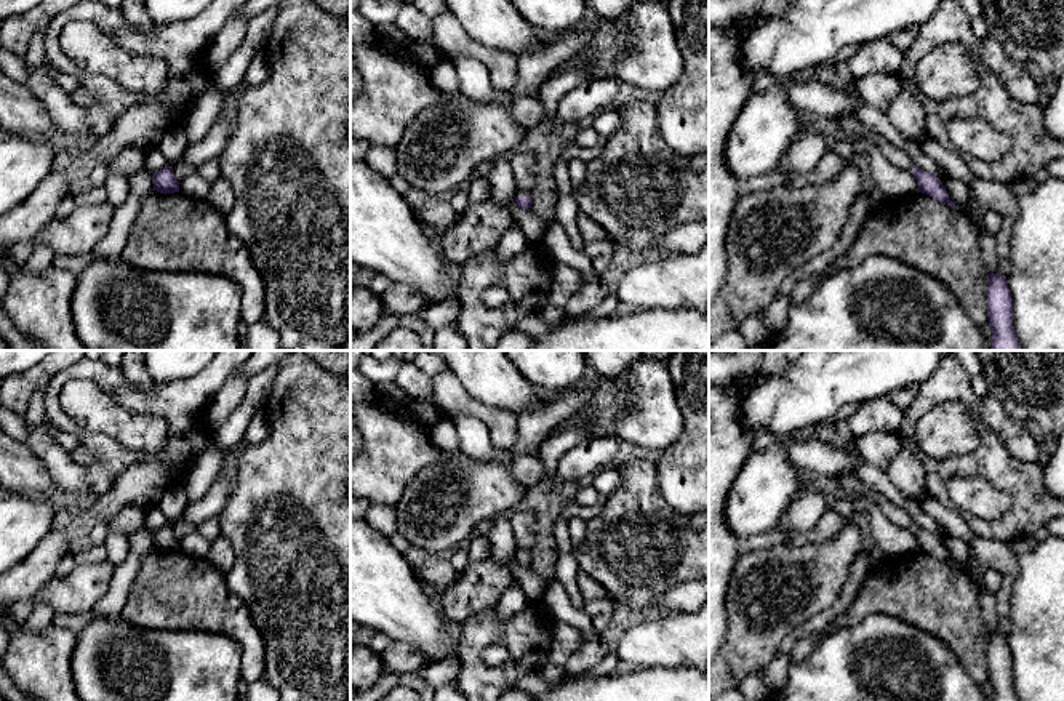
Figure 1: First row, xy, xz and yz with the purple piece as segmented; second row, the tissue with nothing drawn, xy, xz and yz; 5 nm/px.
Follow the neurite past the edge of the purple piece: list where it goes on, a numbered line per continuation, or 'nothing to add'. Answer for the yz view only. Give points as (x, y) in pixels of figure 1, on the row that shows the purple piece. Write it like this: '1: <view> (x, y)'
1: yz (853, 128)

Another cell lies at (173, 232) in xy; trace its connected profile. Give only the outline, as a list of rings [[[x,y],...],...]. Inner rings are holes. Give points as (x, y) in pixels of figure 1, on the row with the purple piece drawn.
[[[181,190],[149,192],[122,259],[142,270],[197,270],[230,278],[242,290],[240,322],[254,325],[264,318],[266,288],[248,248],[205,198]]]

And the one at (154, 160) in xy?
[[[155,147],[144,152],[144,166],[157,173],[165,166],[173,166]]]

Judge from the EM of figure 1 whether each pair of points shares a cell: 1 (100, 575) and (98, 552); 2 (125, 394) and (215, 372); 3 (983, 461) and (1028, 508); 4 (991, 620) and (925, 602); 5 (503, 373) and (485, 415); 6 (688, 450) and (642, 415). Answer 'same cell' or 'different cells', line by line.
1: different cells
2: same cell
3: same cell
4: different cells
5: different cells
6: different cells

